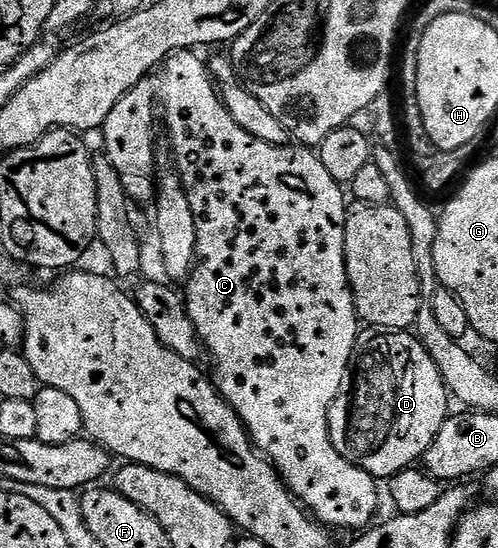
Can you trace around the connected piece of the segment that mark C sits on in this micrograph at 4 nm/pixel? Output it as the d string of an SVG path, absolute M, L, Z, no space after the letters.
M195 49L176 50L168 55L166 61L159 67L158 73L152 77L144 77L141 82L134 84L118 104L106 116L102 127L104 134L104 149L102 154L108 158L115 171L121 176L122 186L133 203L151 203L156 196L156 180L158 177L158 161L156 162L156 101L164 105L164 118L168 121L168 134L172 137L172 150L176 153L175 165L178 173L184 180L188 191L190 208L196 217L196 261L192 263L192 273L186 279L182 293L188 307L188 315L198 332L203 349L212 357L212 366L216 369L214 381L221 396L227 400L229 406L240 417L240 422L248 429L248 437L255 443L256 449L276 467L280 478L288 485L292 494L303 503L317 522L324 523L329 528L341 526L344 530L360 532L373 521L376 509L380 506L380 490L377 479L368 474L362 467L357 466L349 458L343 458L334 448L328 435L328 410L332 402L340 395L346 385L352 364L352 352L356 349L356 340L362 330L362 323L356 317L356 305L352 289L348 283L346 260L344 259L344 216L346 201L341 183L326 172L326 164L322 164L319 153L315 149L303 144L289 144L275 146L266 144L266 140L258 140L258 136L250 136L246 128L242 128L230 116L220 99L218 87L210 73L206 62L199 58Z

